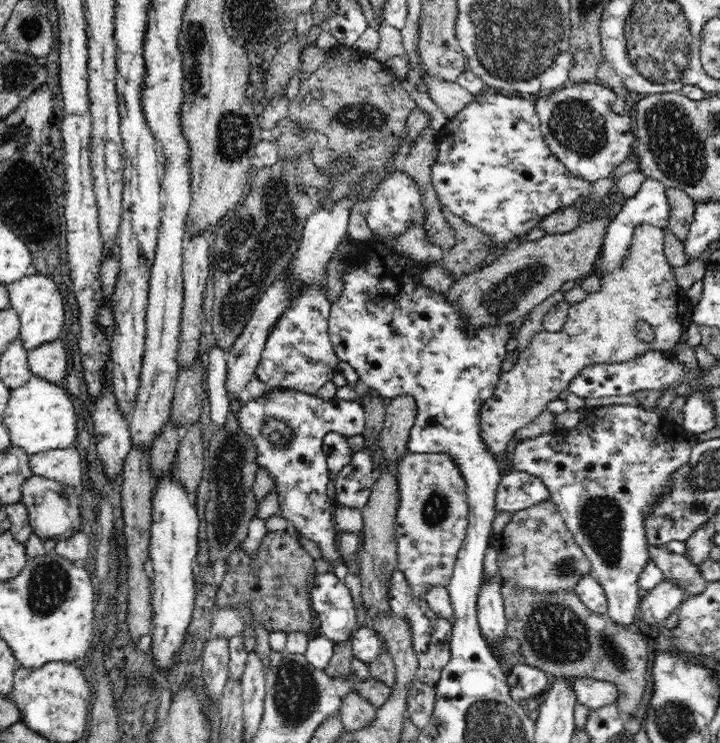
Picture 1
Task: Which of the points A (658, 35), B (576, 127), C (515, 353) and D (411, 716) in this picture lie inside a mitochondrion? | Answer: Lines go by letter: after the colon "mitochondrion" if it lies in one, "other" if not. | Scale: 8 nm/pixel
A: mitochondrion
B: mitochondrion
C: other
D: other

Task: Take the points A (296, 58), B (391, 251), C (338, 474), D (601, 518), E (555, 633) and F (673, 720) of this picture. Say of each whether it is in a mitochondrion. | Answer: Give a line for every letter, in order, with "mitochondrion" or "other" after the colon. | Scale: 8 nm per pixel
A: other
B: other
C: other
D: mitochondrion
E: mitochondrion
F: mitochondrion

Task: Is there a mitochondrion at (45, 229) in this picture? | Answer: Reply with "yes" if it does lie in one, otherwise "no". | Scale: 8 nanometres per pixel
no

